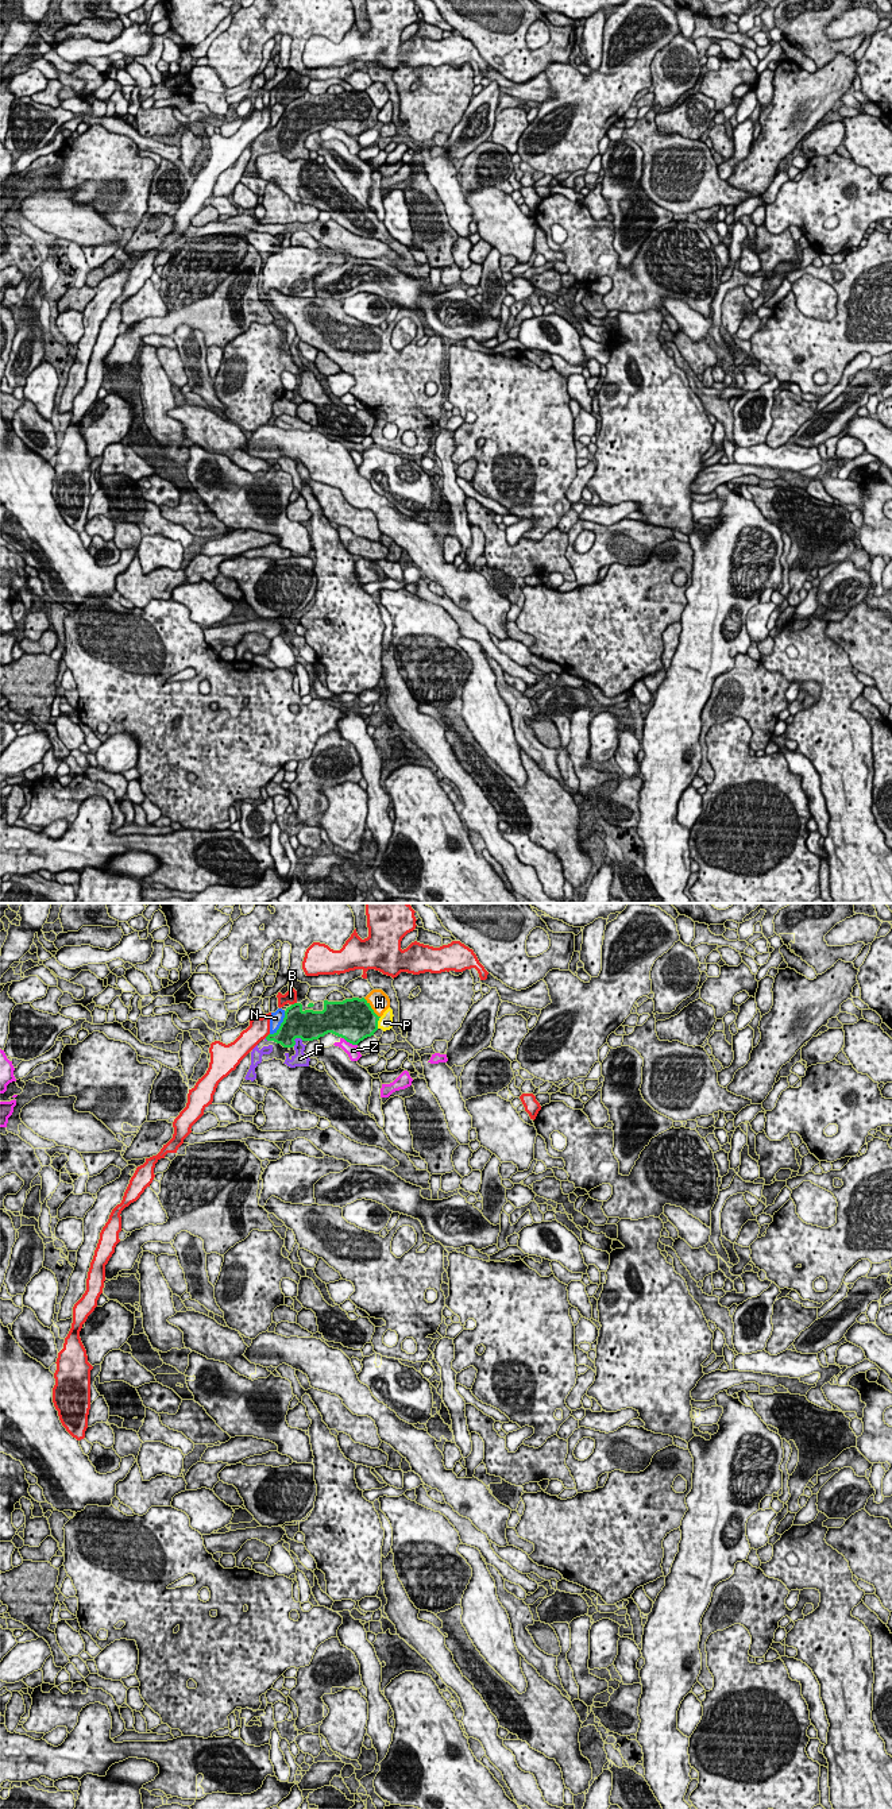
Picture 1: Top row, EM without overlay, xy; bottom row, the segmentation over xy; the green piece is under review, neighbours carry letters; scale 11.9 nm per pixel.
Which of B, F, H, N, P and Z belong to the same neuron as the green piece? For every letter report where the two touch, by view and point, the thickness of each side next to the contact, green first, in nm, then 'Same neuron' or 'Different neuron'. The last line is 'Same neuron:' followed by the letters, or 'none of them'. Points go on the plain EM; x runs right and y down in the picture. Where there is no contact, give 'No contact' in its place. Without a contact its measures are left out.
B: Touches green at xy (294, 96). Thickness 340 nm (green) against 160 nm. Different neuron
F: Touches green at xy (296, 130). Thickness 360 nm (green) against 160 nm. Same neuron
H: Touches green at xy (370, 100). Thickness 500 nm (green) against 240 nm. Different neuron
N: Touches green at xy (281, 116). Thickness 340 nm (green) against 160 nm. Different neuron
P: Touches green at xy (377, 115). Thickness 460 nm (green) against 170 nm. Different neuron
Z: Touches green at xy (350, 135). Thickness 460 nm (green) against 160 nm. Different neuron
Same neuron: F

